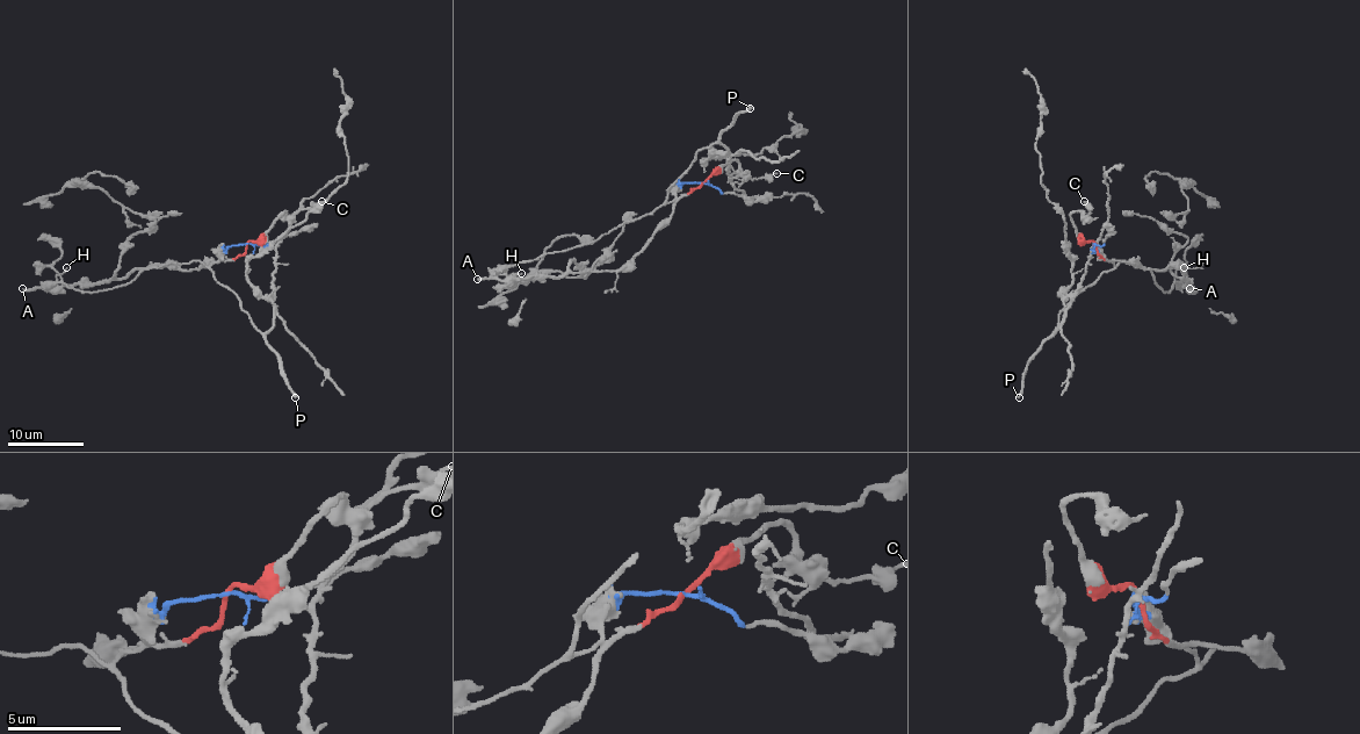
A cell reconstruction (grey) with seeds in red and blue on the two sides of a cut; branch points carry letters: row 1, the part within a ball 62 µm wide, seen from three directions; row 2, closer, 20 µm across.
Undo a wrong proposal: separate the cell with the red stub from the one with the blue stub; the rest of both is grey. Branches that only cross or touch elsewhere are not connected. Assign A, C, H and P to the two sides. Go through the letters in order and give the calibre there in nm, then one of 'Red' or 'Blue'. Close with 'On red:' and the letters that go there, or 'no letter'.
A: Thickness 280 nm. Red
C: Thickness 180 nm. Red
H: Thickness 120 nm. Red
P: Thickness 300 nm. Blue
On red: A, C, H

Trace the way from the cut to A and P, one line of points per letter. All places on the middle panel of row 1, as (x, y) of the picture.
A: (701, 184), (682, 196), (643, 247), (614, 271), (529, 274), (505, 280), (477, 278)
P: (701, 184), (685, 184), (671, 201), (665, 201), (667, 189), (700, 150), (709, 148), (740, 112), (750, 108)

